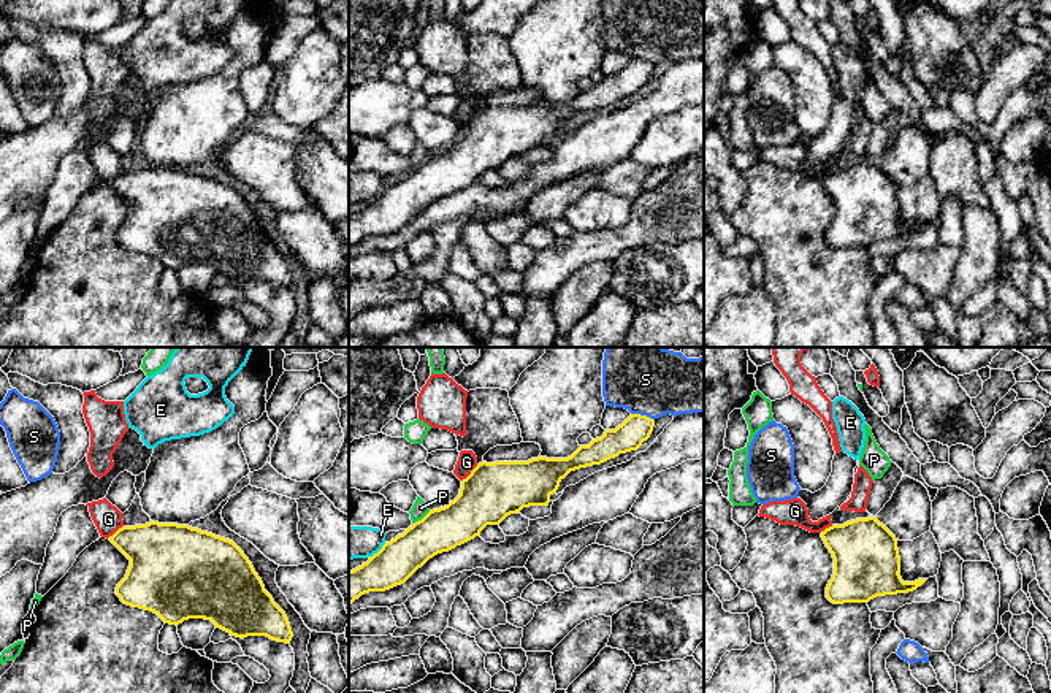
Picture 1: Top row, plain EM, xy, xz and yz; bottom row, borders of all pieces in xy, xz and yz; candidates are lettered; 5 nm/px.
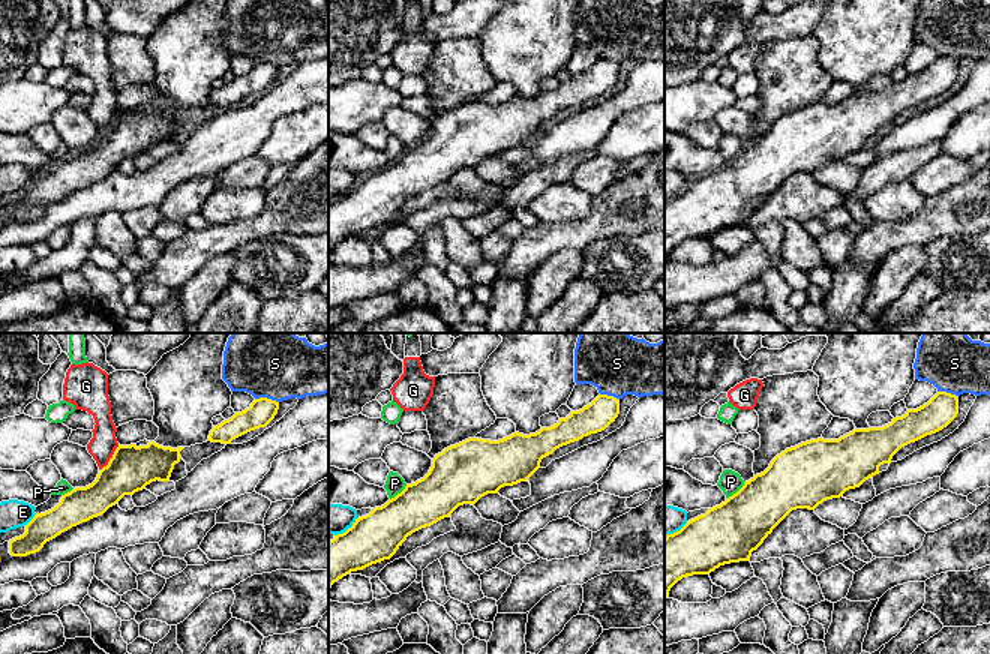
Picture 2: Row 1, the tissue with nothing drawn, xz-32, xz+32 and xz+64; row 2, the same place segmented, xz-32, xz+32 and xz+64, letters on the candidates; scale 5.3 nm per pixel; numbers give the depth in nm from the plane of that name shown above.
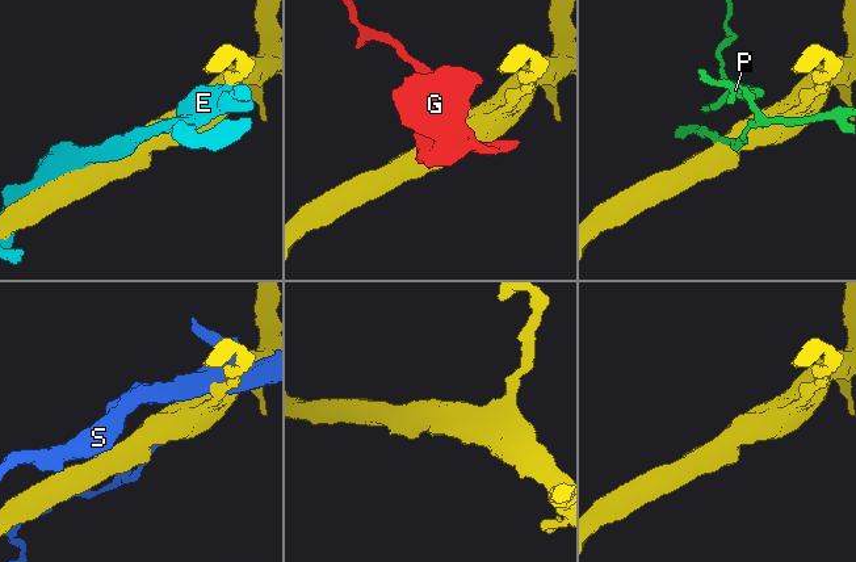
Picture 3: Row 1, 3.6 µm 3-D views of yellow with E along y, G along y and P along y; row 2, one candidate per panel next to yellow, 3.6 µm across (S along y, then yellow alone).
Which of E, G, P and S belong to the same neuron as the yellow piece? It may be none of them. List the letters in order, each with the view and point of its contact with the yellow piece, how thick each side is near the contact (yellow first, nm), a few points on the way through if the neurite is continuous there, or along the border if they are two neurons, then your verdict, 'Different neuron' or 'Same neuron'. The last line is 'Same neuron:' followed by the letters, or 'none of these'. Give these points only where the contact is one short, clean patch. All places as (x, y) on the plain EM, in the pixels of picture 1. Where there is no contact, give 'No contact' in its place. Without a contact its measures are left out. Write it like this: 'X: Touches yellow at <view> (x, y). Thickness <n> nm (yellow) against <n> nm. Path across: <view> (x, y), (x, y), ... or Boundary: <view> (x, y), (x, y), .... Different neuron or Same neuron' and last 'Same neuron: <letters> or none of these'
E: Touches yellow at xz (379, 195). Thickness 200 nm (yellow) against 170 nm. Different neuron
G: Touches yellow at xz (471, 118). Thickness 280 nm (yellow) against 100 nm. Boundary: xz (477, 110), (462, 126). Different neuron
P: Touches yellow at xz (424, 162). Thickness 220 nm (yellow) against 80 nm. Boundary: xz (430, 156), (414, 168). Different neuron
S: Touches yellow at xz (642, 61). Thickness 150 nm (yellow) against 320 nm. Different neuron
Same neuron: none of these

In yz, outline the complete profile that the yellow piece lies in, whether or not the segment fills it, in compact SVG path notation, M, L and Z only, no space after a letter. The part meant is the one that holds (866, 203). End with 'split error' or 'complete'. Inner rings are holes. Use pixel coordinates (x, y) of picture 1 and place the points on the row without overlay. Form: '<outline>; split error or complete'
M877 162L832 170L821 182L834 203L834 219L826 232L826 243L834 249L908 238L927 225L902 225L897 184Z; complete

